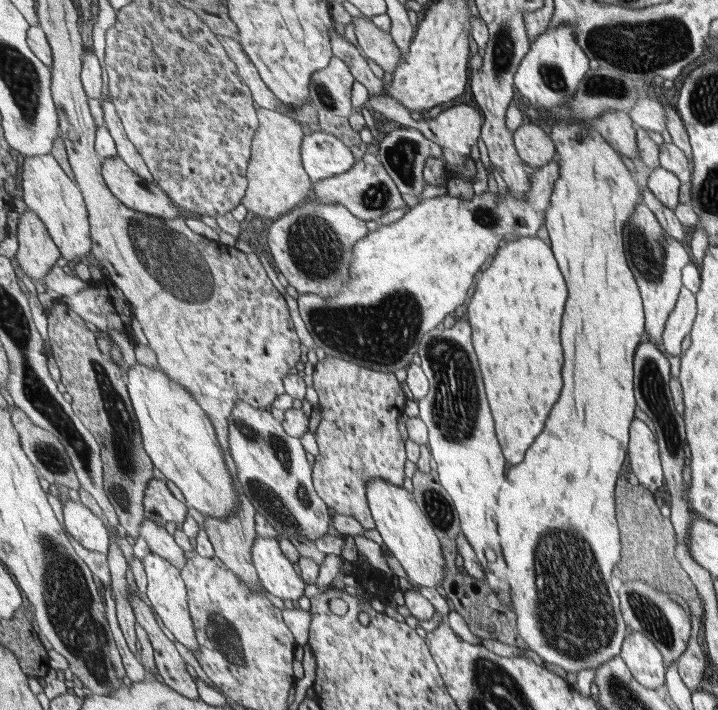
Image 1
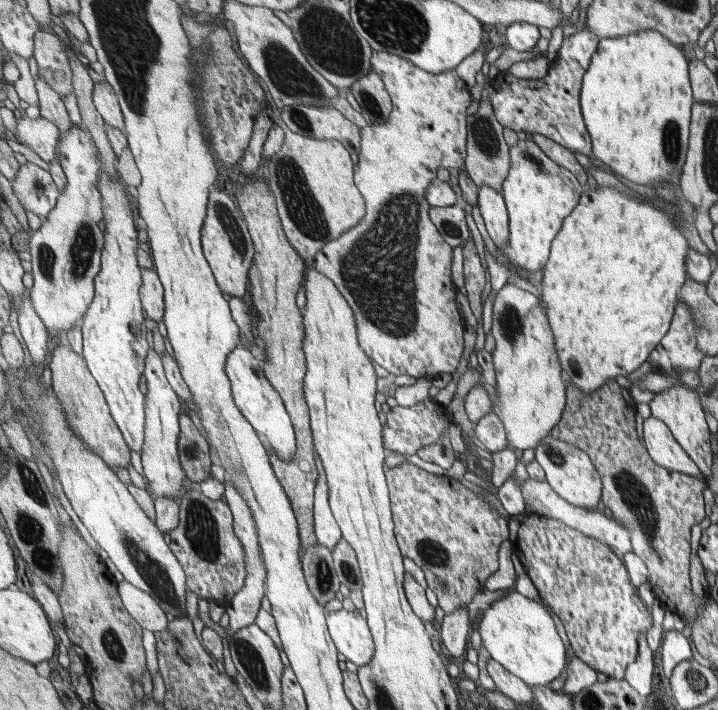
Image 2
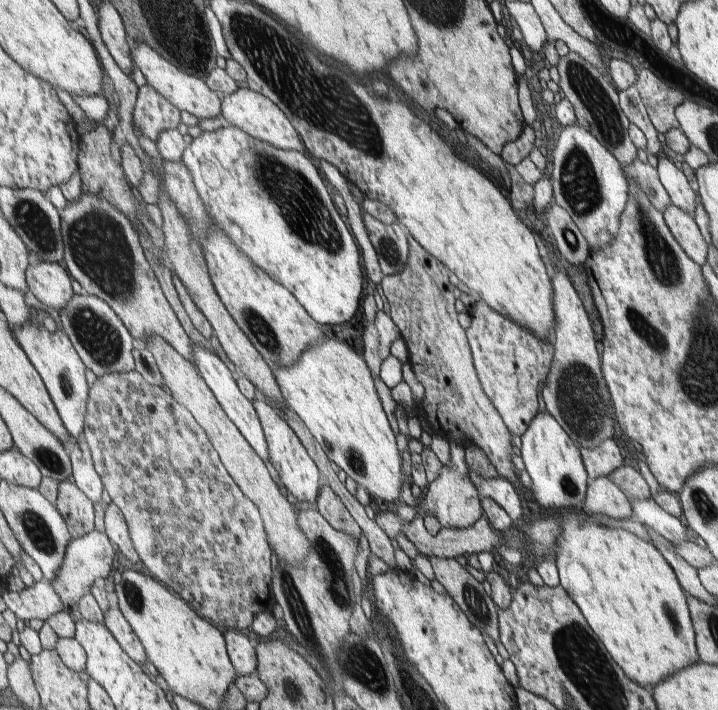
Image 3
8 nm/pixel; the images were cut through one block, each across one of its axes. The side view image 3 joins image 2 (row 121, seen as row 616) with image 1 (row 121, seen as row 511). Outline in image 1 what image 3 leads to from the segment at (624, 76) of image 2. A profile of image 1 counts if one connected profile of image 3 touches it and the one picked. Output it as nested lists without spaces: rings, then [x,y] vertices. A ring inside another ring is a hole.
[[[587,121],[558,123],[553,126],[550,136],[558,146],[562,176],[551,197],[545,225],[570,292],[561,329],[565,352],[562,369],[564,387],[545,429],[527,449],[523,462],[508,469],[507,480],[497,494],[497,530],[505,560],[529,562],[529,572],[523,572],[523,578],[527,586],[533,584],[533,588],[531,592],[529,588],[515,588],[511,605],[526,646],[535,650],[547,663],[560,666],[567,673],[578,673],[587,668],[598,669],[603,663],[619,656],[625,634],[628,634],[628,626],[625,626],[620,610],[620,594],[611,582],[614,580],[613,568],[621,562],[615,486],[619,472],[628,462],[629,426],[638,406],[634,380],[635,353],[646,331],[644,300],[627,260],[623,228],[633,217],[635,205],[643,202],[643,190],[633,180],[617,150]]]

